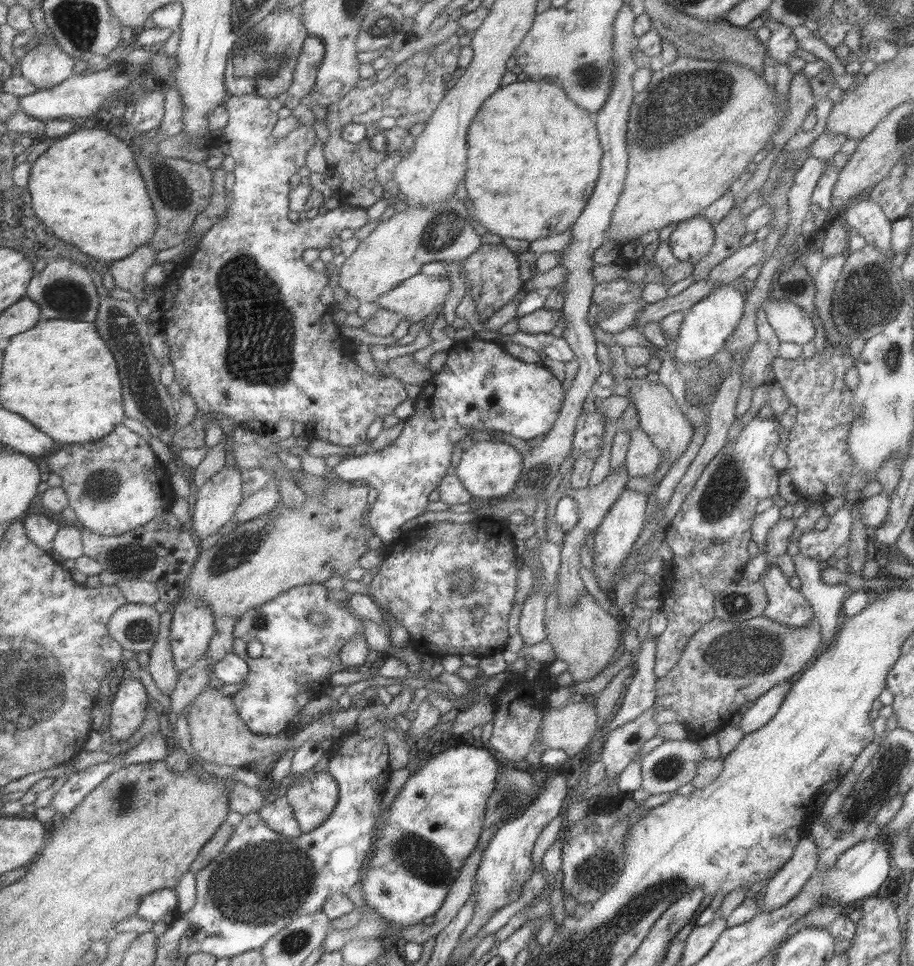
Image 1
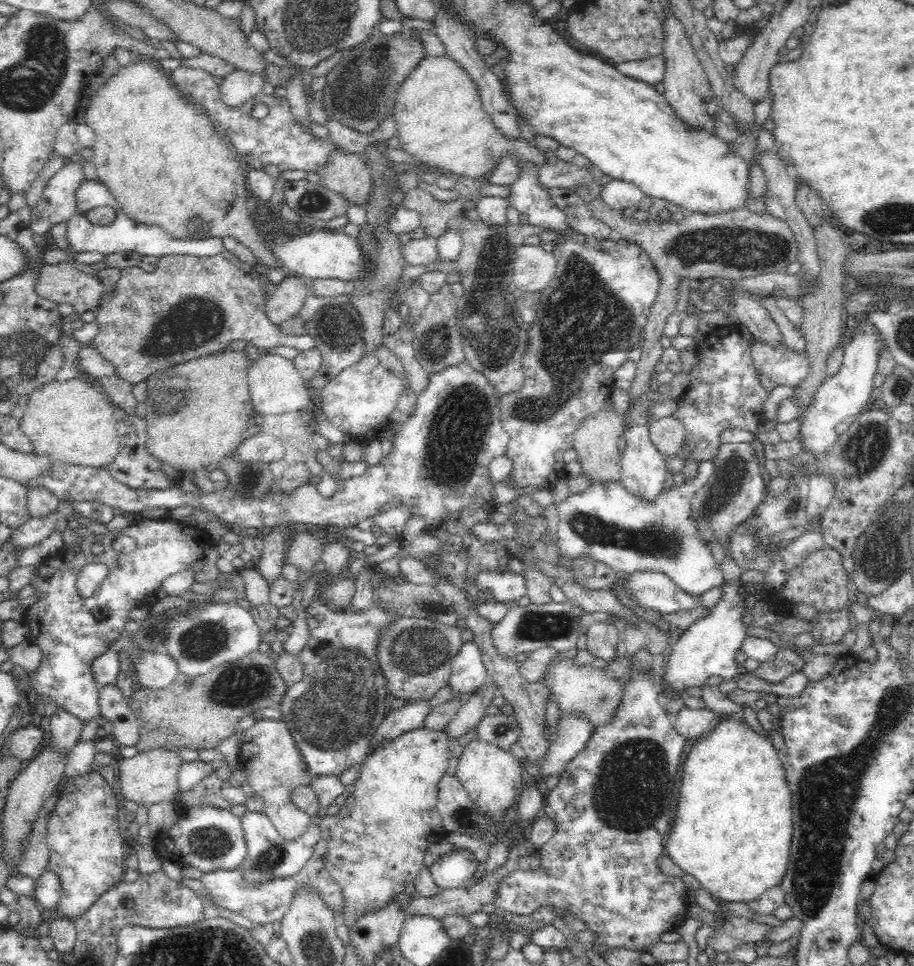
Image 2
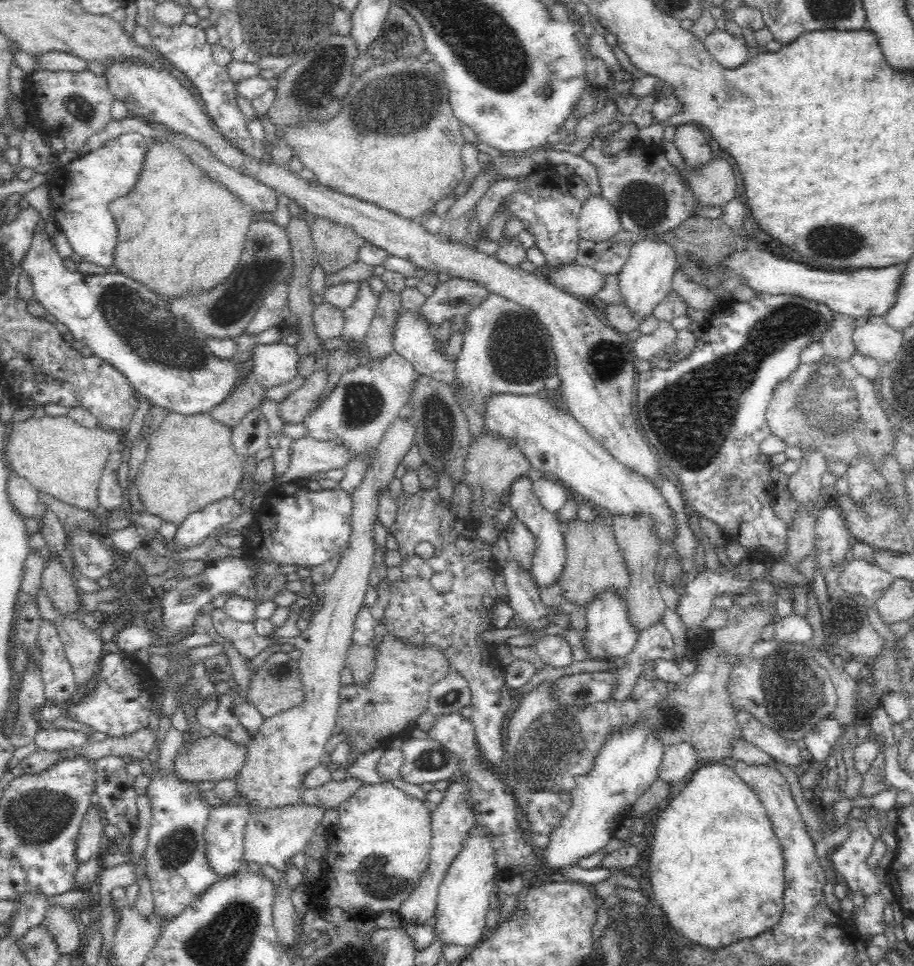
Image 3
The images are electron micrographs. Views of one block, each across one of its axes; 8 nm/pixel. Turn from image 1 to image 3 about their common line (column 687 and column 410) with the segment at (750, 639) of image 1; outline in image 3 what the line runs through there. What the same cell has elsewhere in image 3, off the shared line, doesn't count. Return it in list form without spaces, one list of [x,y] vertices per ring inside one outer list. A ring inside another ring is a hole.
[[[388,632],[382,636],[380,646],[375,647],[374,672],[366,682],[353,682],[344,684],[339,691],[339,710],[336,718],[336,732],[346,732],[359,754],[368,753],[378,748],[386,748],[395,739],[401,738],[405,733],[418,727],[420,714],[428,710],[431,689],[434,684],[441,682],[448,675],[450,660],[438,646],[419,646],[409,640],[403,640]]]

